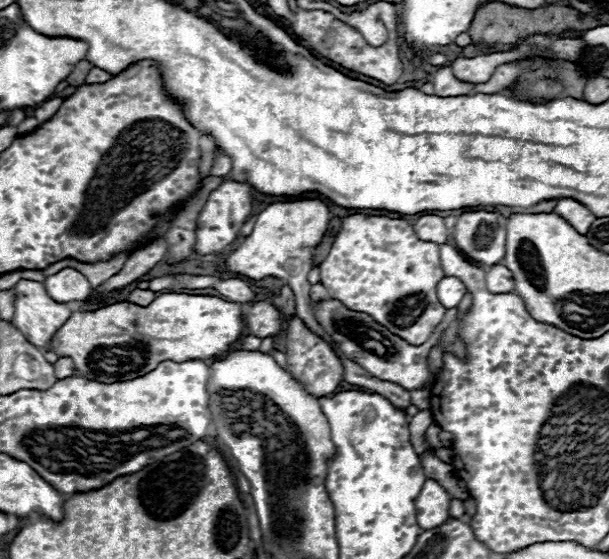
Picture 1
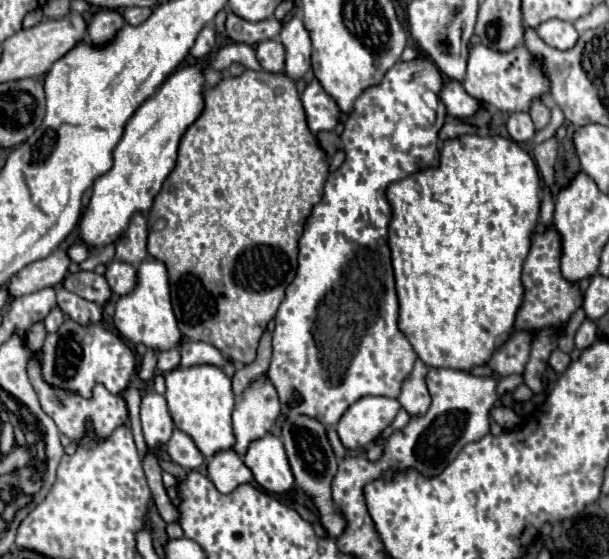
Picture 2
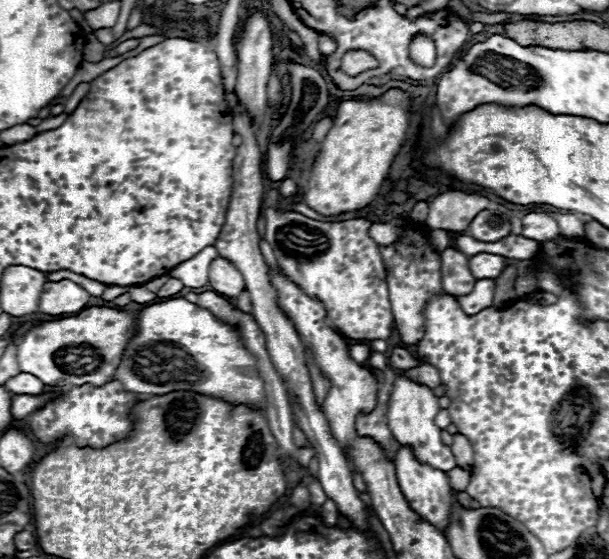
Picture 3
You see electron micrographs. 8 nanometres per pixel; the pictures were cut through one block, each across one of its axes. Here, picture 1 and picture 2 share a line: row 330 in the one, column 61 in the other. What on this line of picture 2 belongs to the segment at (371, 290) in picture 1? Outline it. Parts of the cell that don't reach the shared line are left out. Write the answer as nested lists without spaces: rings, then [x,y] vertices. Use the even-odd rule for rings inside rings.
[[[32,356],[30,362],[28,362],[28,376],[30,376],[30,382],[38,394],[38,400],[42,404],[42,410],[56,422],[58,430],[62,434],[66,434],[72,444],[78,444],[78,440],[84,436],[86,432],[86,422],[92,420],[94,424],[94,432],[100,436],[100,438],[106,438],[112,434],[112,430],[116,430],[120,424],[126,424],[128,420],[128,408],[126,408],[126,402],[122,396],[116,396],[116,394],[110,394],[102,384],[94,386],[94,394],[92,398],[80,398],[78,394],[74,392],[66,392],[66,390],[58,390],[58,388],[52,388],[50,384],[46,384],[40,376],[40,364],[38,364],[38,358]]]

